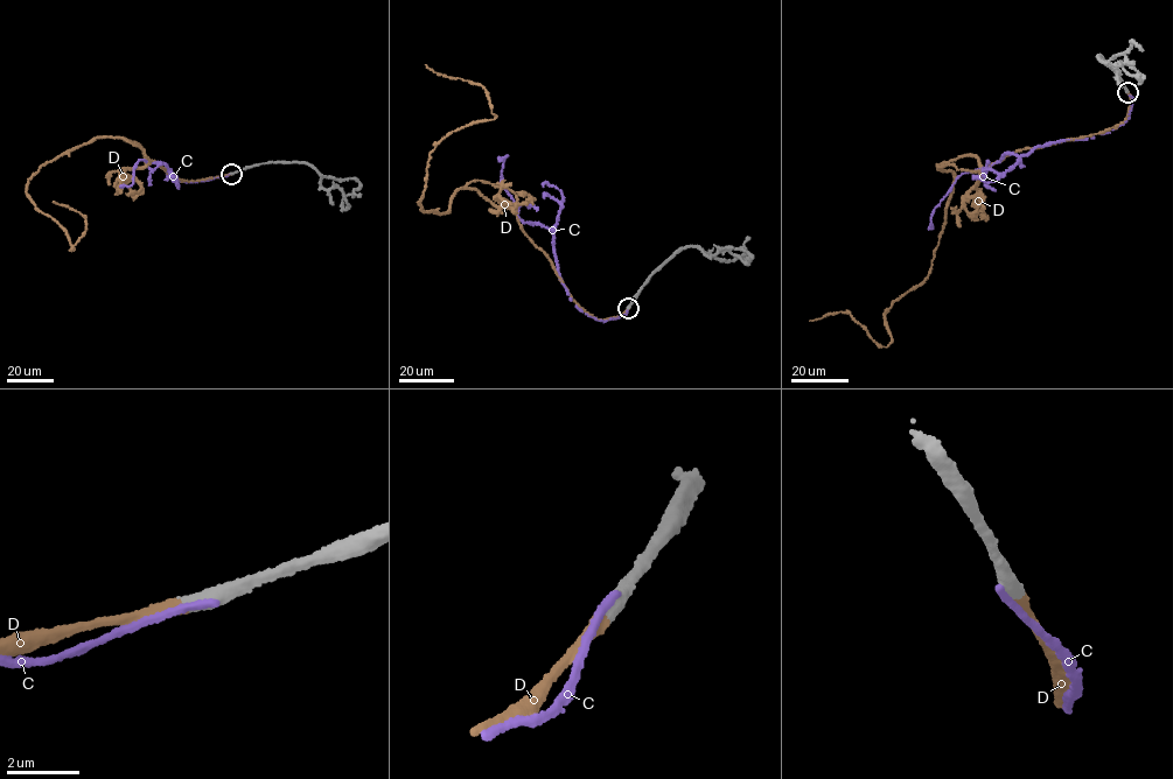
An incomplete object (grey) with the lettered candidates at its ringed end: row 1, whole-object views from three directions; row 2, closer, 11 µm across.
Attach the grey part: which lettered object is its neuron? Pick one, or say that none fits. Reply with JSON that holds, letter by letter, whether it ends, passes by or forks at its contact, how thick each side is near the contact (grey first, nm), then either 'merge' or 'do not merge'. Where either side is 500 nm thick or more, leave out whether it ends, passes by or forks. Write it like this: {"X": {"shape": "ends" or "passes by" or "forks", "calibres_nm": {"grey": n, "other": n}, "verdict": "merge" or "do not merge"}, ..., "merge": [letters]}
{"C": {"calibres_nm": {"grey": 550, "other": 240}, "verdict": "do not merge"}, "D": {"shape": "ends", "calibres_nm": {"grey": 440, "other": 320}, "verdict": "merge"}, "merge": ["D"]}

